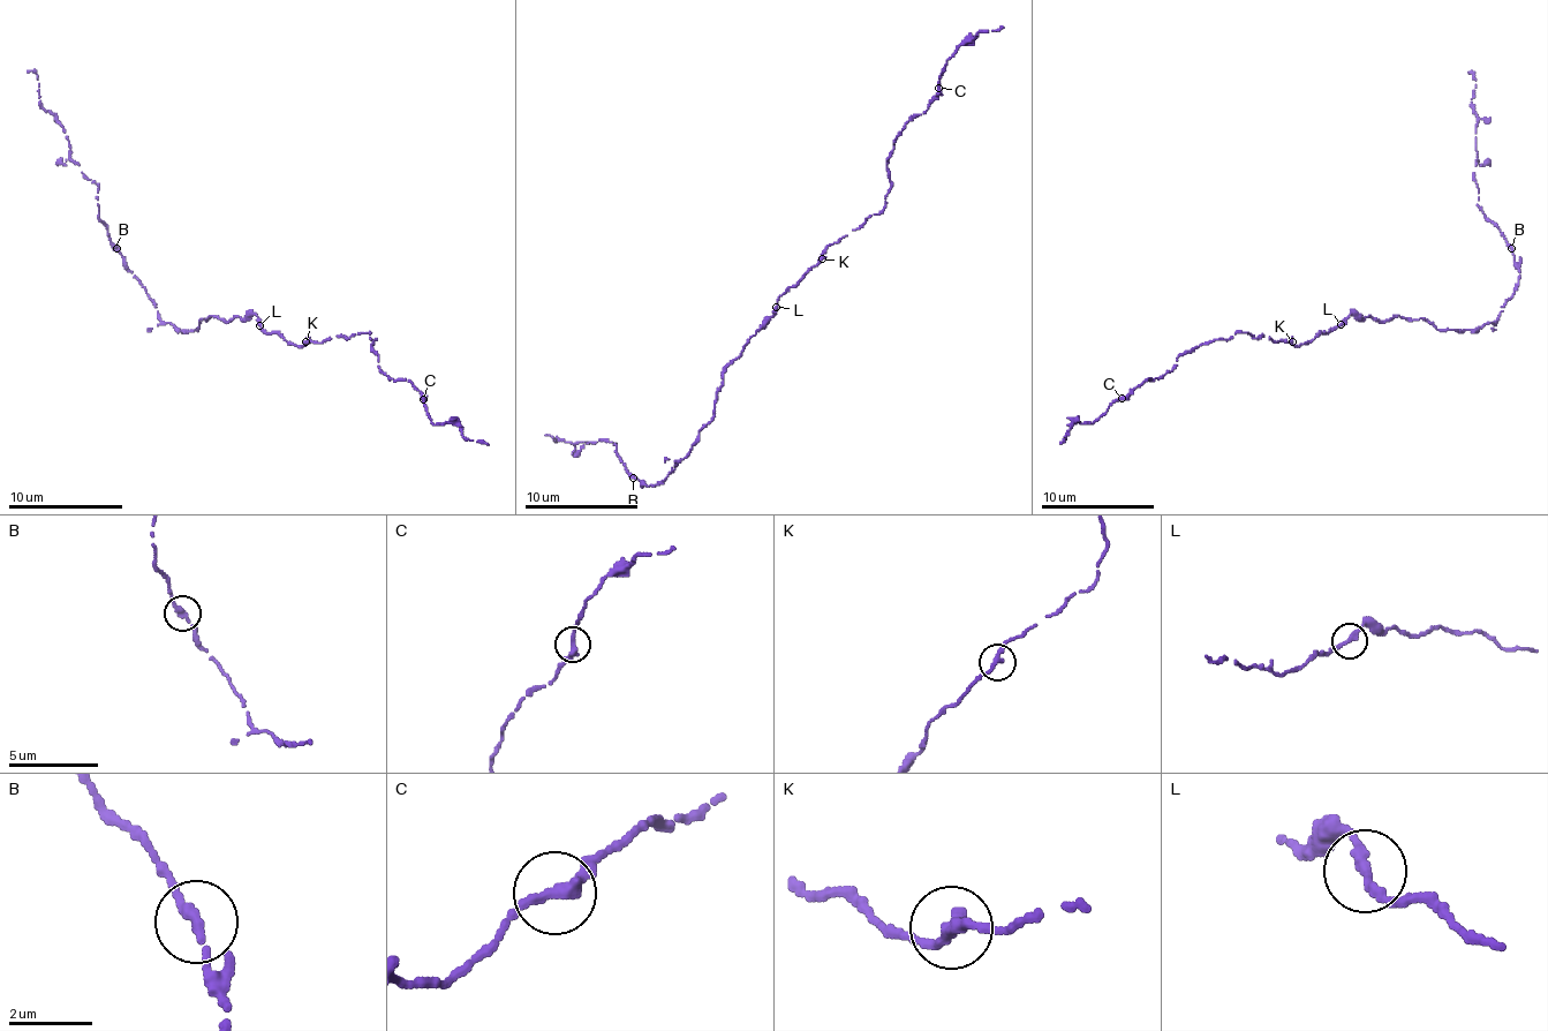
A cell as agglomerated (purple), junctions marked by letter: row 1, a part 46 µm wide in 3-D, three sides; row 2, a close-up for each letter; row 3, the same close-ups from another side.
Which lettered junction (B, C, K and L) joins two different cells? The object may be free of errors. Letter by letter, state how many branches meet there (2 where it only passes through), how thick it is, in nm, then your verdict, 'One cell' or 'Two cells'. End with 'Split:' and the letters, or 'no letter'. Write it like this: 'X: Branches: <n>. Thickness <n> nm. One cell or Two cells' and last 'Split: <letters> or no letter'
B: Branches: 2. Thickness 260 nm. One cell
C: Branches: 2. Thickness 280 nm. One cell
K: Branches: 2. Thickness 280 nm. One cell
L: Branches: 2. Thickness 280 nm. One cell
Split: no letter

